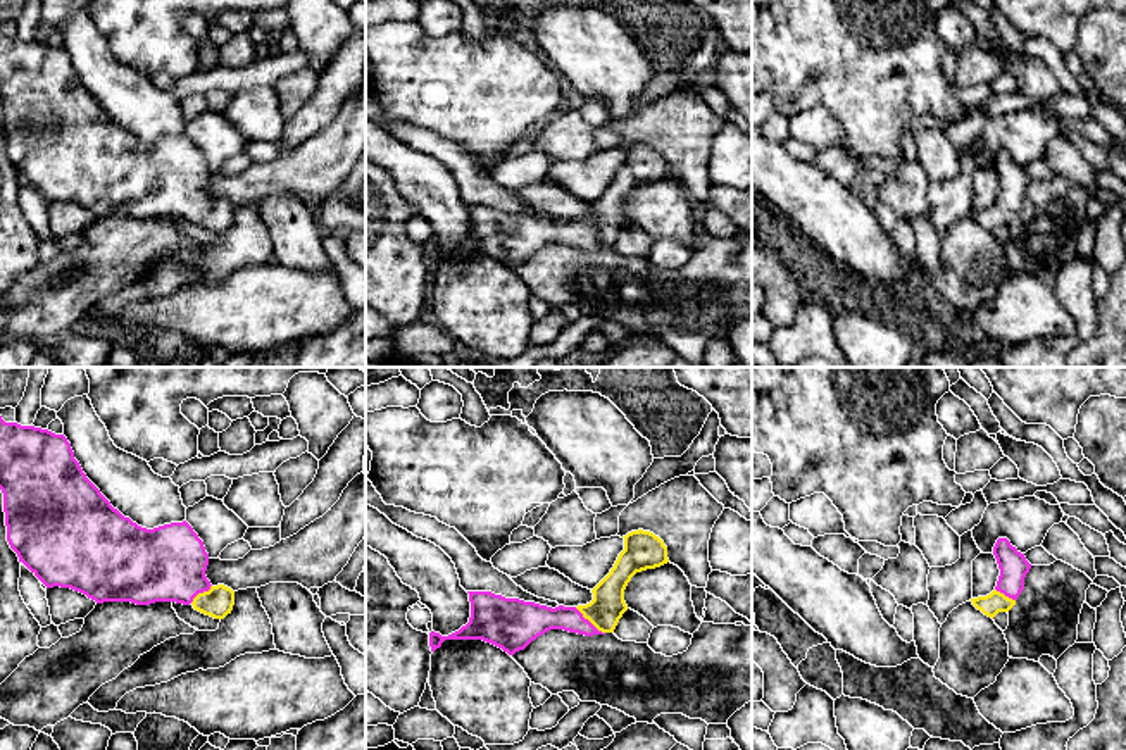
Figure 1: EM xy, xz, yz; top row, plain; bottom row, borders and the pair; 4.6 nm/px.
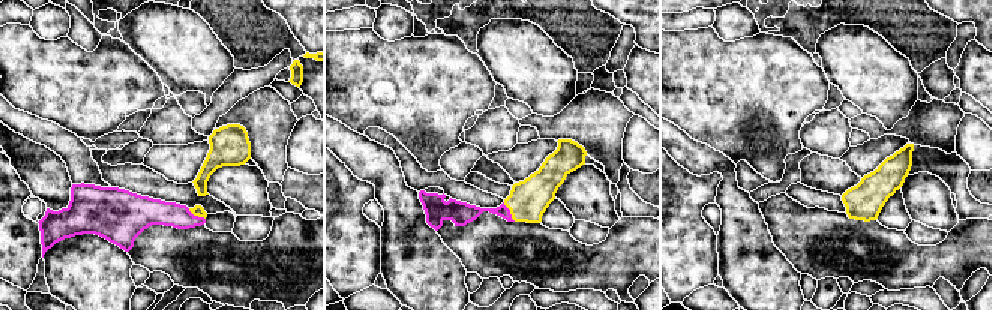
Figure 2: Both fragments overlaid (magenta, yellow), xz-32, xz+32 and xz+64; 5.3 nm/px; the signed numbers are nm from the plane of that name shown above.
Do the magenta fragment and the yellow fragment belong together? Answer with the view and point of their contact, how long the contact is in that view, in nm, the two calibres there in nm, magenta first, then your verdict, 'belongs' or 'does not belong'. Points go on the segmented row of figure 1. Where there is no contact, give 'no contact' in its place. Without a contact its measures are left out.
xz (588, 621) | 190 nm | 150/160 nm | belongs

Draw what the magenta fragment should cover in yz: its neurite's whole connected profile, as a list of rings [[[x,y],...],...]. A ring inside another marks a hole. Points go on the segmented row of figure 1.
[[[998,538],[993,547],[1000,576],[995,590],[986,597],[971,598],[973,605],[988,617],[995,617],[998,612],[1009,612],[1021,591],[1024,590],[1024,578],[1031,569],[1016,547],[1007,538]]]

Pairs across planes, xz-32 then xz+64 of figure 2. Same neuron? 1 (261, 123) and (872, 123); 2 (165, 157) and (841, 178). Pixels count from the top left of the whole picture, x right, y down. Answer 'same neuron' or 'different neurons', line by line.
1: same neuron
2: different neurons

